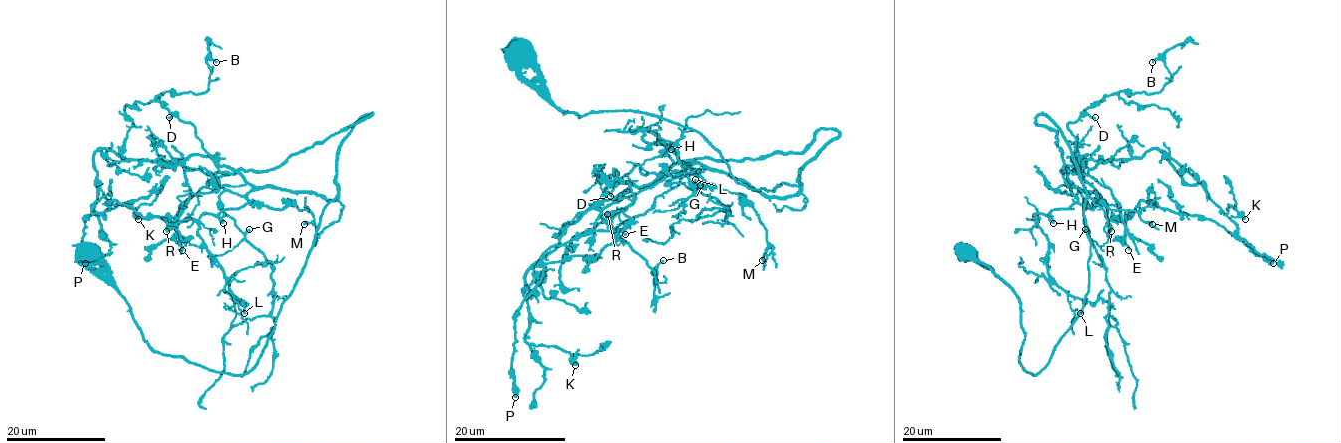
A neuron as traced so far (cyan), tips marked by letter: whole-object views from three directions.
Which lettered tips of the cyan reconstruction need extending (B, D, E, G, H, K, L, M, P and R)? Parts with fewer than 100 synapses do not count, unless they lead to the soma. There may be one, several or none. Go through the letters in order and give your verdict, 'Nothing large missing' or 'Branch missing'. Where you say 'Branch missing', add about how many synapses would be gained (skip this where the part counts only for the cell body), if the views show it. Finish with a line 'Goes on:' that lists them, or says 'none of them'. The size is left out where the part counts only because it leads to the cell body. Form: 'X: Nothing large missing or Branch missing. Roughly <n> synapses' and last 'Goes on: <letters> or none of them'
B: Nothing large missing
D: Nothing large missing
E: Nothing large missing
G: Nothing large missing
H: Nothing large missing
K: Nothing large missing
L: Nothing large missing
M: Nothing large missing
P: Nothing large missing
R: Branch missing. Roughly 110 synapses
Goes on: R

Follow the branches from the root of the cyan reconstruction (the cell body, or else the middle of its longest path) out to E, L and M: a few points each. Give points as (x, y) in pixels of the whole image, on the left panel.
E: (93, 253), (154, 351), (242, 375), (336, 197), (253, 187), (238, 169), (216, 177), (180, 208), (182, 250)
L: (93, 253), (154, 351), (242, 375), (336, 197), (258, 187), (242, 206), (200, 218), (244, 313)
M: (93, 253), (154, 351), (242, 375), (336, 197), (247, 195), (305, 209), (313, 219), (304, 224)

